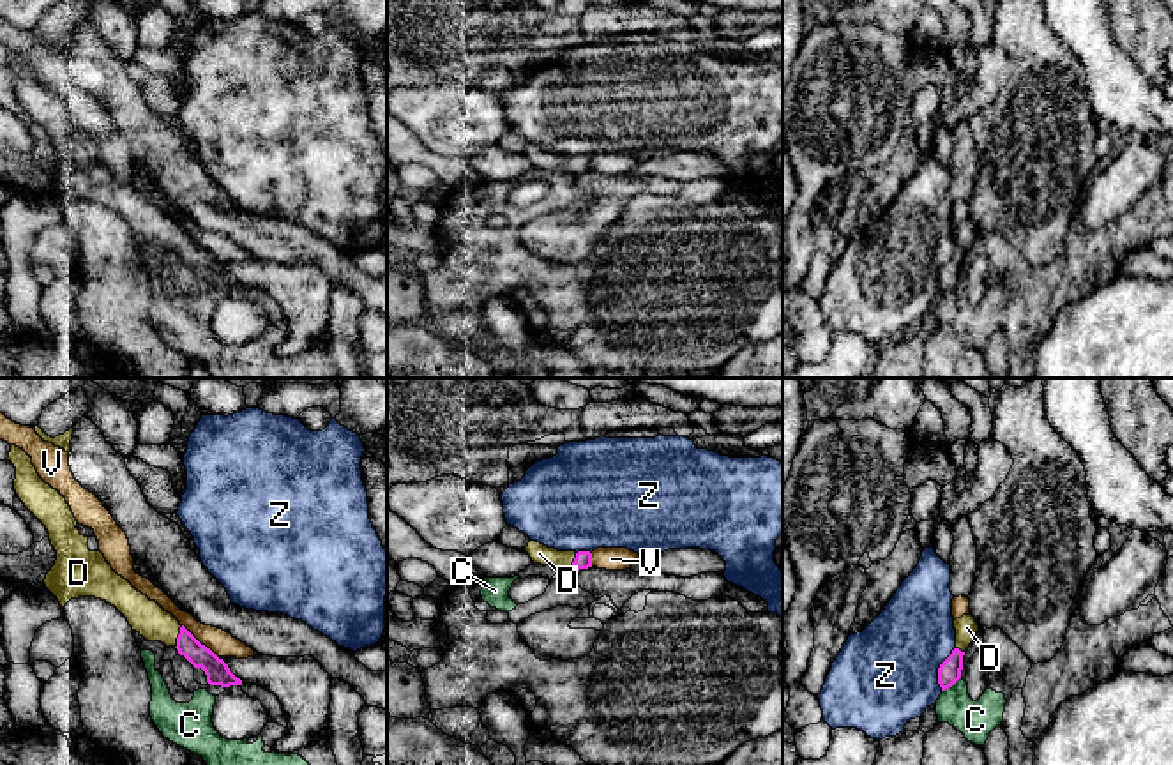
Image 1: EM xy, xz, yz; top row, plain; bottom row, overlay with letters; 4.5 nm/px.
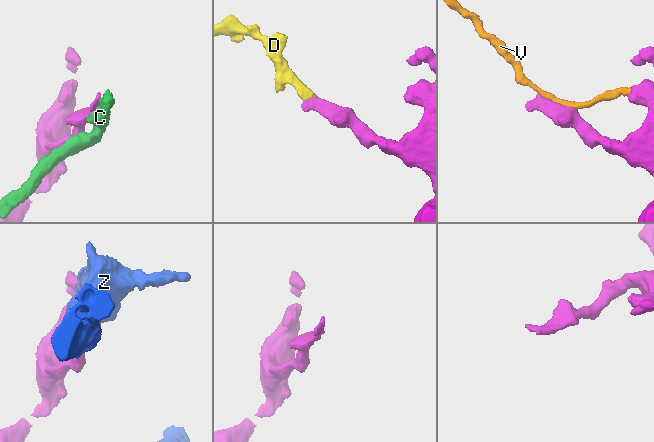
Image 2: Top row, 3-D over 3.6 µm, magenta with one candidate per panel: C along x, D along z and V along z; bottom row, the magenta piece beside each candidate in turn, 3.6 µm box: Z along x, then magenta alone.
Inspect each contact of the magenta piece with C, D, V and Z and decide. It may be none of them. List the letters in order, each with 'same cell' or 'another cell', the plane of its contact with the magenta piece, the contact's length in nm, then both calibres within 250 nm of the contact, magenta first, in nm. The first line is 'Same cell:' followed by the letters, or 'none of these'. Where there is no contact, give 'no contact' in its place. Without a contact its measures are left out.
Same cell: D
C: another cell; contact in yz; length 110 nm; calibres 110 and 180 nm
D: same cell; contact in xy; length 110 nm; calibres 110 and 160 nm
V: another cell; contact in xy; length 220 nm; calibres 110 and 110 nm
Z: another cell; contact in yz; length 220 nm; calibres 110 and 460 nm

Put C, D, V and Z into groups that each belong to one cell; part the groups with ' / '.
C / D / V / Z

